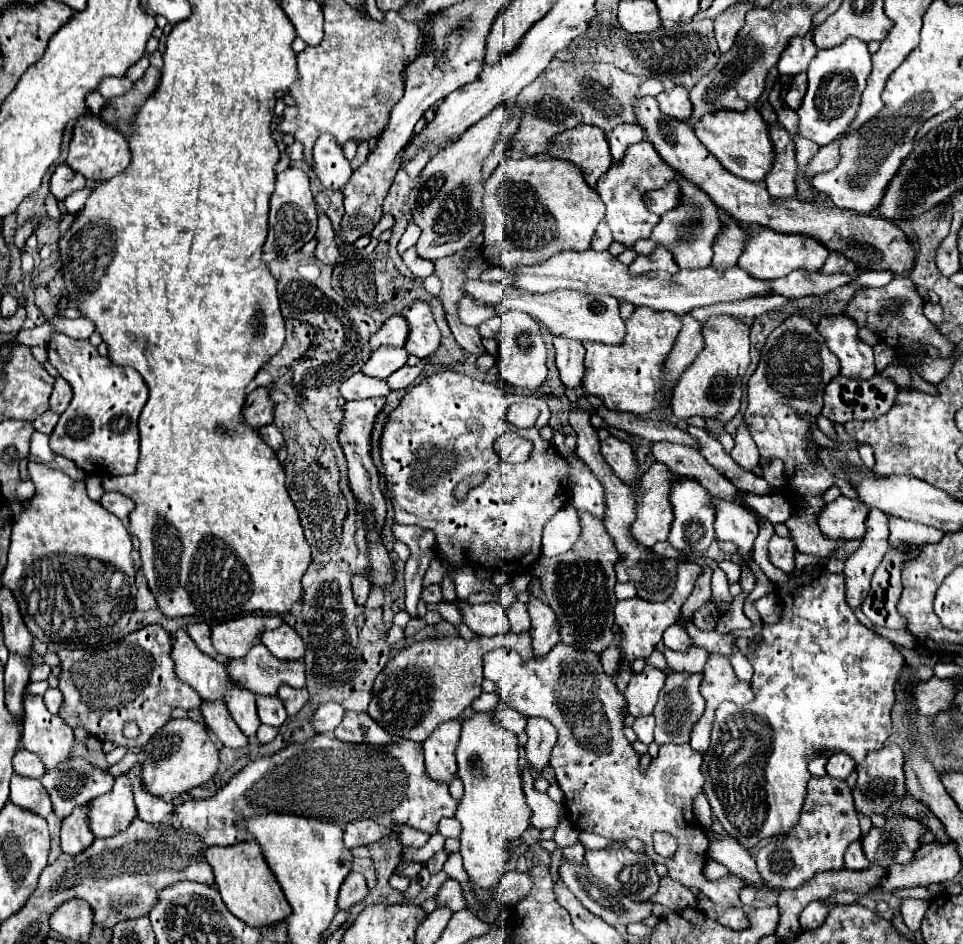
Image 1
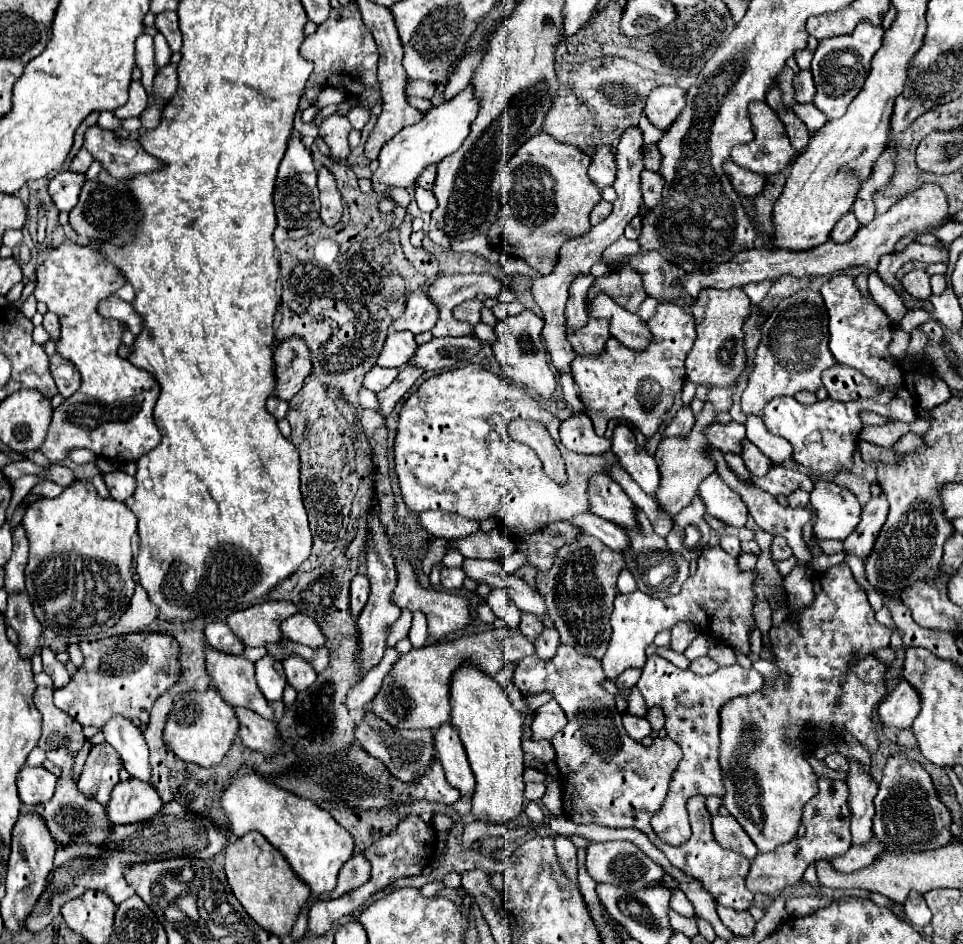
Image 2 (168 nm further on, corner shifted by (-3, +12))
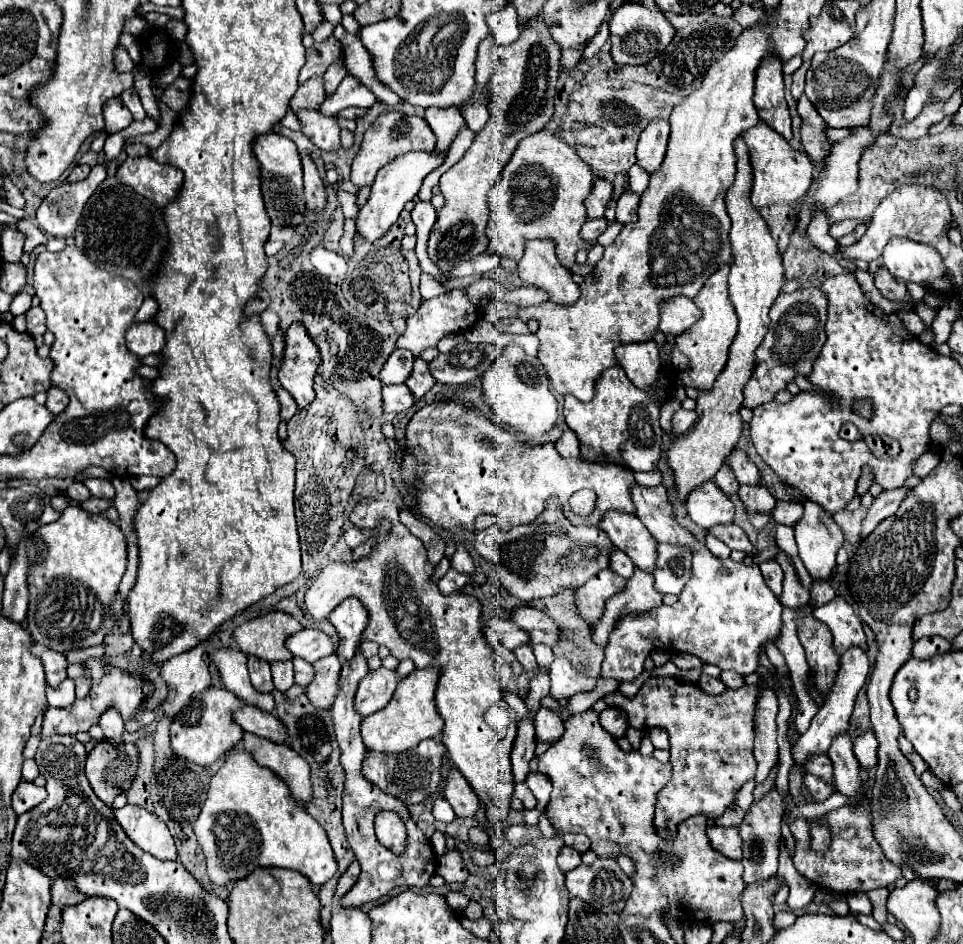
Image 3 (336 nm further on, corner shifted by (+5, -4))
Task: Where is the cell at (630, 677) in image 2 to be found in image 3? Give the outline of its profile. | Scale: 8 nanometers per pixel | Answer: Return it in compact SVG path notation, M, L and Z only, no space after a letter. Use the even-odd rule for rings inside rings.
M606 708L604 712L600 712L600 724L606 728L606 732L610 732L614 738L620 738L626 734L628 724L626 724L626 714L620 708Z

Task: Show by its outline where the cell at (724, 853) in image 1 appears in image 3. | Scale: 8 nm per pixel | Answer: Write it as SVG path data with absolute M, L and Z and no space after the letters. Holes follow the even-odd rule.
M712 826L706 830L706 834L708 834L708 840L716 852L720 852L722 856L728 856L732 860L742 858L742 840L740 840L736 828Z

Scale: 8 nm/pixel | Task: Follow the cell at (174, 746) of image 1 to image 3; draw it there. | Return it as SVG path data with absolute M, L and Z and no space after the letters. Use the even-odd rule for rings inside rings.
M206 688L200 696L192 698L172 720L170 726L170 746L178 758L184 758L196 766L212 766L220 756L232 750L240 740L244 730L232 722L232 710L240 708L240 698L226 688Z

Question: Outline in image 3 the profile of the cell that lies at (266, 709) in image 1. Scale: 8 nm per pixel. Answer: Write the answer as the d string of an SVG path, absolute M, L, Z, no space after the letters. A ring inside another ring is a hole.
M248 656L248 670L250 670L250 680L252 686L262 692L262 694L270 694L274 690L274 682L272 682L272 674L270 674L270 664L266 660L260 660L256 656Z

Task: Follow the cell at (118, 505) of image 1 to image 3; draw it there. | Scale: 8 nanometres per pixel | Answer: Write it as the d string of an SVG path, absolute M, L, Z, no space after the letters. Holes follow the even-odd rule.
M88 478L84 482L84 486L90 490L92 496L96 498L104 498L104 500L112 500L114 498L114 486L108 480L98 480L98 478Z

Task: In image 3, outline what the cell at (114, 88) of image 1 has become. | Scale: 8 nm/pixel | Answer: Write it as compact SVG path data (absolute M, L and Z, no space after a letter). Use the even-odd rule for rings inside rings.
M112 98L108 100L108 104L104 104L104 120L106 120L106 132L110 134L120 132L134 122L130 110L120 102L120 98Z

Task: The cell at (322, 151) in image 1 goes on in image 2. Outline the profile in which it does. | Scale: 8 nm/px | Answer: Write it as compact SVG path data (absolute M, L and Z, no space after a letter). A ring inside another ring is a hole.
M328 116L320 124L320 138L330 146L332 156L336 158L348 158L350 148L348 148L348 132L350 132L350 122L346 116Z

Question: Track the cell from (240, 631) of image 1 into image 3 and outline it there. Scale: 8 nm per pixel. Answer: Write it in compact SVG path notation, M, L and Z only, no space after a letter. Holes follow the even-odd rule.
M272 610L238 626L232 638L244 654L258 656L266 662L274 662L292 658L292 654L284 648L284 640L296 634L298 630L302 630L302 626L296 618Z

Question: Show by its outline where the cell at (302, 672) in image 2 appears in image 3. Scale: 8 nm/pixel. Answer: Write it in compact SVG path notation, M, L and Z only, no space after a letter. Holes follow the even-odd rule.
M294 658L294 684L306 688L306 686L312 682L312 676L314 676L312 664Z

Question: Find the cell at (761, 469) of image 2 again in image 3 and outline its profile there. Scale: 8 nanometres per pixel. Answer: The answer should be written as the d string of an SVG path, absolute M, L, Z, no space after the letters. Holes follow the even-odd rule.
M740 486L740 500L752 512L770 512L776 504L776 498L764 486Z

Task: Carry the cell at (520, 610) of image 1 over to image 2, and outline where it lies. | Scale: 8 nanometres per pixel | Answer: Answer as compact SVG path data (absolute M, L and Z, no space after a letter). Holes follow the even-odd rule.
M524 612L524 614L522 614L520 632L522 632L530 642L534 642L534 640L540 636L542 630L544 630L544 626L542 626L542 620L540 620L538 616L534 616L534 614L530 614L530 612Z

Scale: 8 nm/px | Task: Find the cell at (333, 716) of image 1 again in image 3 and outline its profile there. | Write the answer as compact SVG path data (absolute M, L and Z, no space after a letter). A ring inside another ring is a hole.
M384 666L376 672L368 672L360 680L360 686L358 686L358 692L354 698L354 710L360 716L370 716L370 714L382 710L390 702L394 690L396 690L396 684L398 684L396 672L386 670Z

